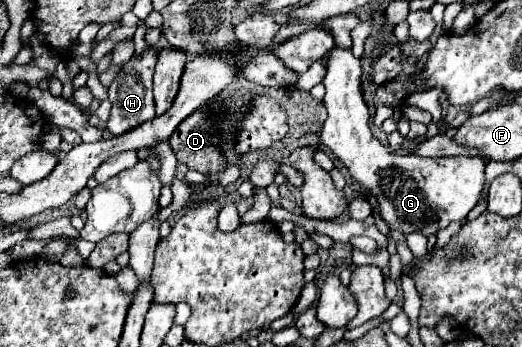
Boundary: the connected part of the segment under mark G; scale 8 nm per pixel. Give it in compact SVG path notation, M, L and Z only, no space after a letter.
M334 46L326 56L326 74L322 84L326 86L324 106L328 108L328 118L324 122L320 140L324 146L332 150L332 154L344 162L348 168L348 174L358 180L362 186L366 186L374 196L378 196L380 214L388 222L390 228L394 228L400 234L410 232L422 232L426 236L436 234L438 230L446 228L454 220L466 220L468 212L478 204L482 188L484 188L484 168L486 160L478 156L448 156L448 158L422 158L416 154L392 154L386 146L382 146L370 130L370 114L368 106L364 104L362 92L360 92L360 60L352 54L348 48Z

